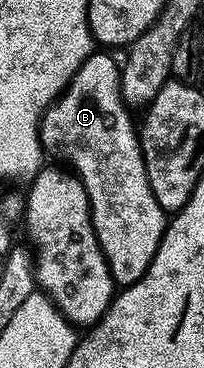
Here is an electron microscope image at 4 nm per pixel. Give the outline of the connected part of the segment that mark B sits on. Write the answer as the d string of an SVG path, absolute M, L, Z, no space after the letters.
M93 52L78 68L78 72L64 89L64 93L48 107L40 121L40 143L49 155L57 154L65 158L81 184L86 188L86 196L92 213L92 227L98 236L98 244L108 261L108 267L117 287L134 284L147 272L158 244L164 235L166 212L154 200L150 192L150 180L146 176L146 164L140 147L140 135L137 123L132 123L129 107L124 105L120 91L120 71L118 62L108 52Z

